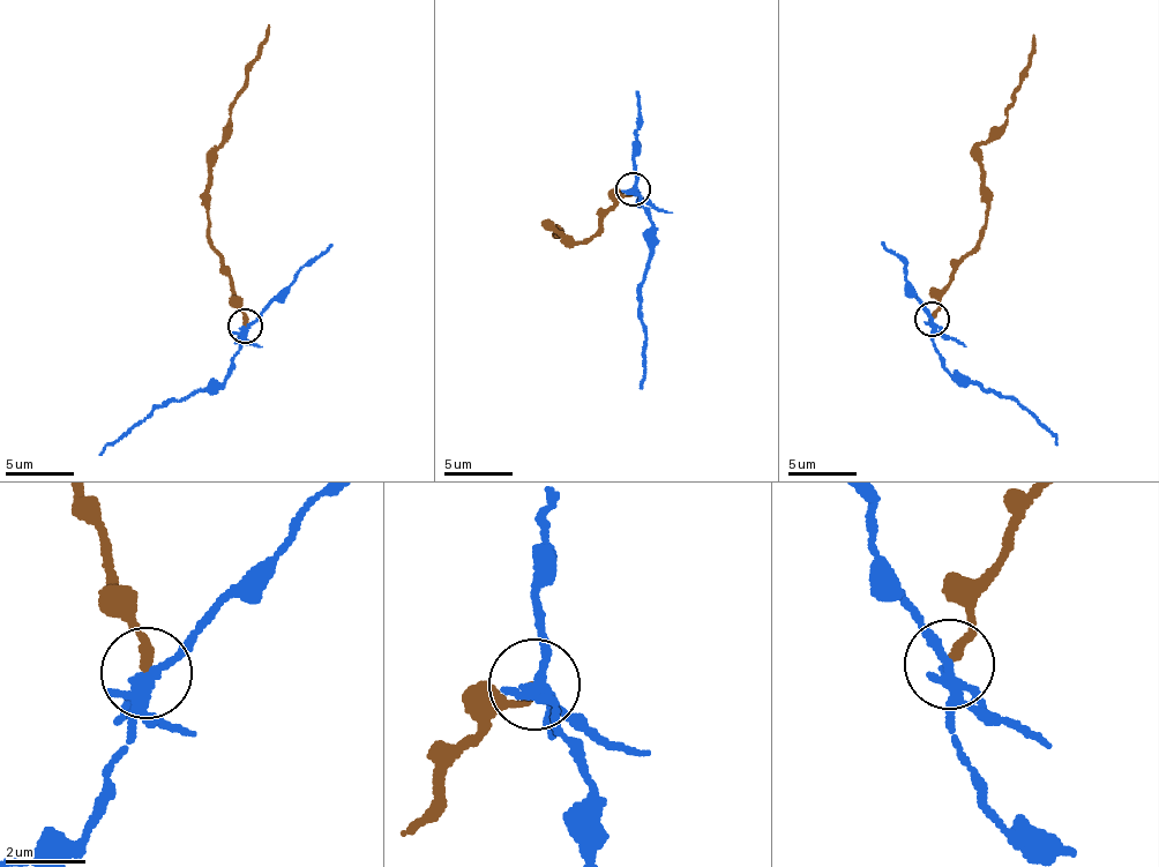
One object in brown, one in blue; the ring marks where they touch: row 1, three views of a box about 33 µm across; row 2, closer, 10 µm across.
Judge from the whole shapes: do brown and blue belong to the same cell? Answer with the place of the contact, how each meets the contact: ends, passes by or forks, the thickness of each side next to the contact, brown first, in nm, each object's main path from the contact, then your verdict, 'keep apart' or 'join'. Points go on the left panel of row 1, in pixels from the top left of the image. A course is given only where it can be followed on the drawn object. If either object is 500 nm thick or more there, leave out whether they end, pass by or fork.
(245, 326) | brown ends | blue forks | 240/200 nm | brown via (245, 326), (240, 300), (210, 240), (207, 212), (211, 152), (221, 144), (227, 107), (266, 43), (268, 25) | blue via (245, 326), (226, 380), (174, 402), (157, 405), (101, 454) | keep apart

